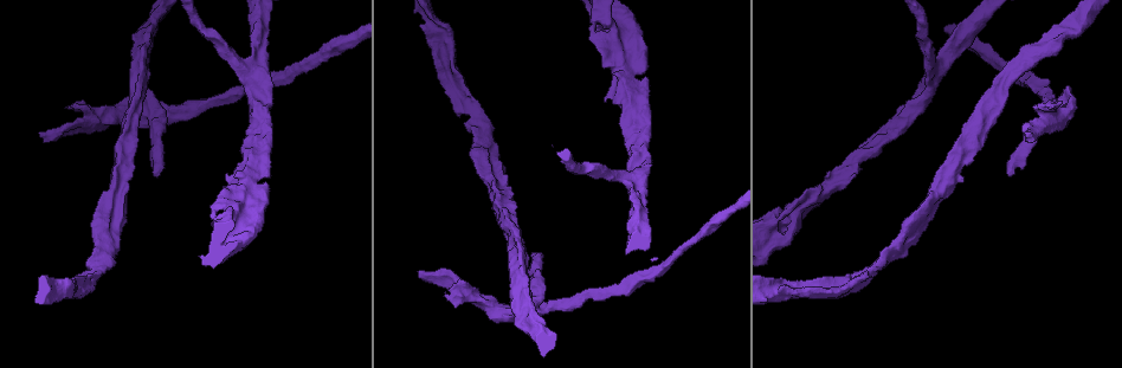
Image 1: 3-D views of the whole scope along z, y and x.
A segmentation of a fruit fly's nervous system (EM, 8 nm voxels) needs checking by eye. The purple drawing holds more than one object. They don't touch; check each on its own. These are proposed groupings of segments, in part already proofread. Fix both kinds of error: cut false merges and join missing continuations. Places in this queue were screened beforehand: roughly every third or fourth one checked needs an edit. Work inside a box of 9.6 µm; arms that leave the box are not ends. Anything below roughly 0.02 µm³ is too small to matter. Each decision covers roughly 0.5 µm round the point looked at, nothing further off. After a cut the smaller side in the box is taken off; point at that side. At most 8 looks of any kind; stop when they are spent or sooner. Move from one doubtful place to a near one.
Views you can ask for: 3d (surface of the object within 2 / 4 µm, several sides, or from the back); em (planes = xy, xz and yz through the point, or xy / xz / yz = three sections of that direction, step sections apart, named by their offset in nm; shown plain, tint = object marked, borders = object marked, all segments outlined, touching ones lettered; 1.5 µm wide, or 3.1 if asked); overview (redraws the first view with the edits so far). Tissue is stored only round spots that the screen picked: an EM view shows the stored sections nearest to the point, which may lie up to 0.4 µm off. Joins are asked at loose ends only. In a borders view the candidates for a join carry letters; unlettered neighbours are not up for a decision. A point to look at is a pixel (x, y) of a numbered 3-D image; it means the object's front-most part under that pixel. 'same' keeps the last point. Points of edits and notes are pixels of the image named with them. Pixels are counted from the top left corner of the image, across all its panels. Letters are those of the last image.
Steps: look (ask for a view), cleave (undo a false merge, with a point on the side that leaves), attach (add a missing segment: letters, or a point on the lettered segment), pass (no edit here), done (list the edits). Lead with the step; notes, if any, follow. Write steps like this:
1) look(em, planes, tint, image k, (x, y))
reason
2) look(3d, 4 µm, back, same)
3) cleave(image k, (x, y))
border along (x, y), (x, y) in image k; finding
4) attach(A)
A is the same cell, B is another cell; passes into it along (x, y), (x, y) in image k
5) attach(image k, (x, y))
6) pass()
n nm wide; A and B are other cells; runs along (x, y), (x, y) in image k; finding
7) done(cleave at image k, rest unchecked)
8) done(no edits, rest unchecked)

look(3d, 4 µm, image 1, (419, 271))
free end

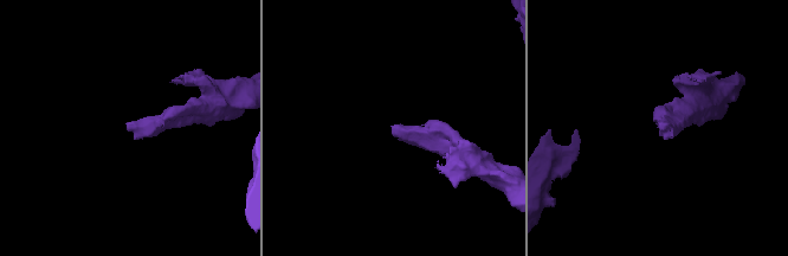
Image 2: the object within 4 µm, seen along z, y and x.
look(em, planes, tint, image 2, (127, 124))

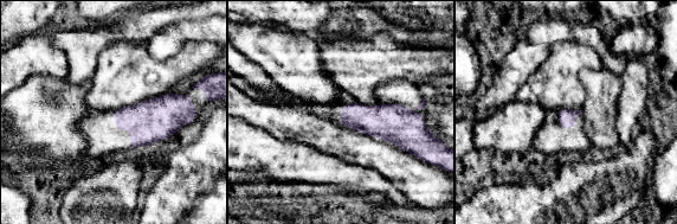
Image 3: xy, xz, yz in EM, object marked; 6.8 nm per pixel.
look(em, planes, borders, same)

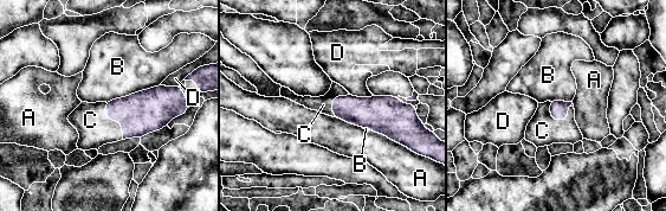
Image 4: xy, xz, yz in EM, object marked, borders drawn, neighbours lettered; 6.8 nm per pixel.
attach(C)
130 nm wide; C is the same cell, A, B and D are other cells; passes into it along (558, 112), (558, 120), (542, 130) in image 4; the cell continues

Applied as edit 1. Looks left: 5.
look(3d, 4 µm, image 1, (534, 255))
free end

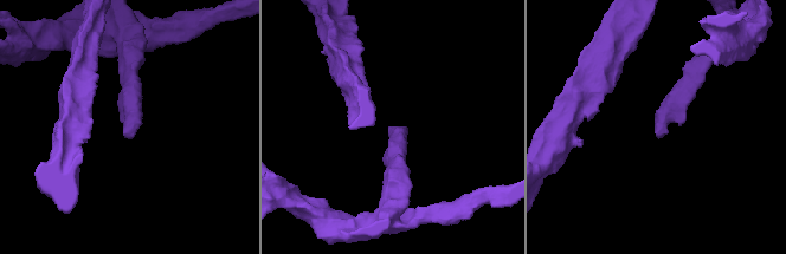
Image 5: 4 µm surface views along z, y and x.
look(em, planes, tint, image 5, (131, 136))
shape alone is not enough

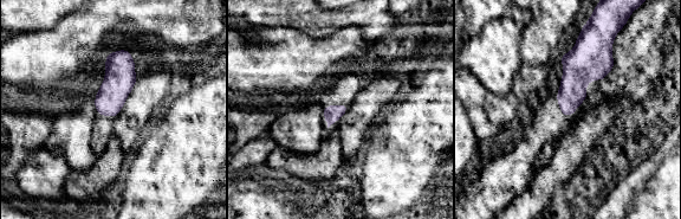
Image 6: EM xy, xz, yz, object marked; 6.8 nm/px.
look(em, planes, borders, same)

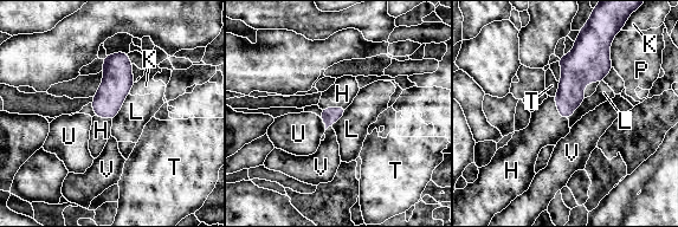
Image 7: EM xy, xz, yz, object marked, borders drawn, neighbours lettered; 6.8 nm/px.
attach(H)
110 nm wide; H is the same cell, K, L, P, T, U and V are other cells; passes into it along (574, 77), (557, 109), (547, 127) in image 7; the cell continues

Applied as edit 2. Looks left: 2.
done(attach at image 4, attach at image 7, rest unchecked)

